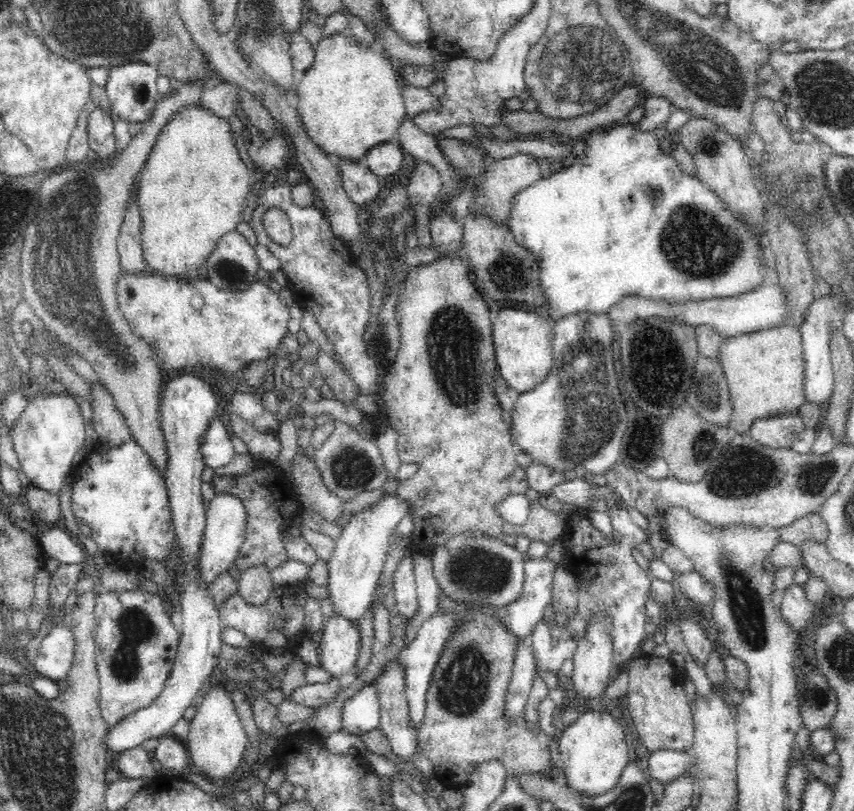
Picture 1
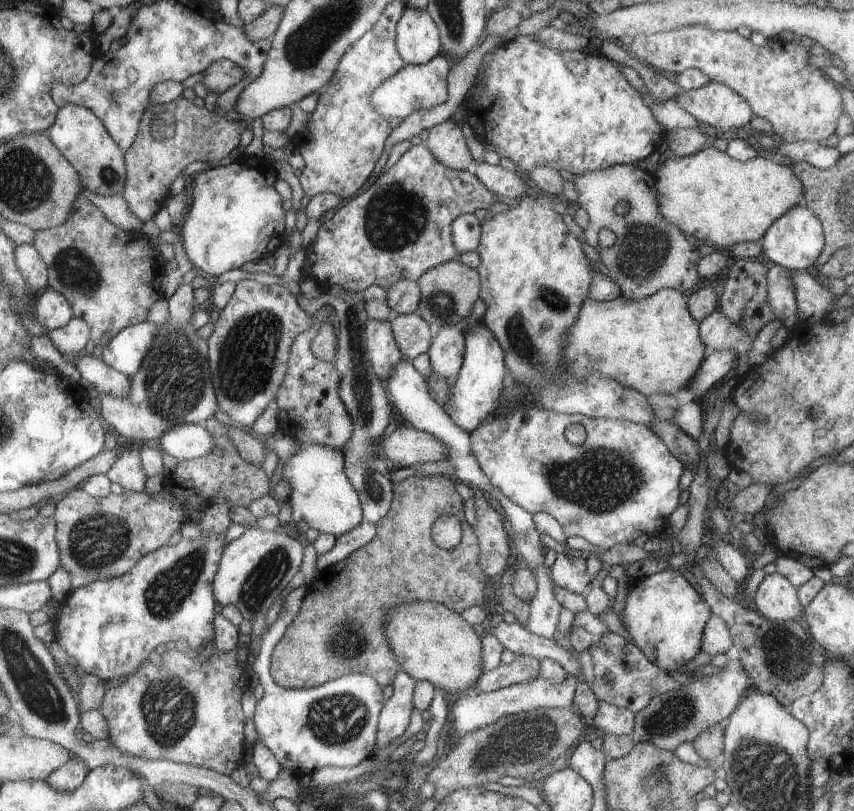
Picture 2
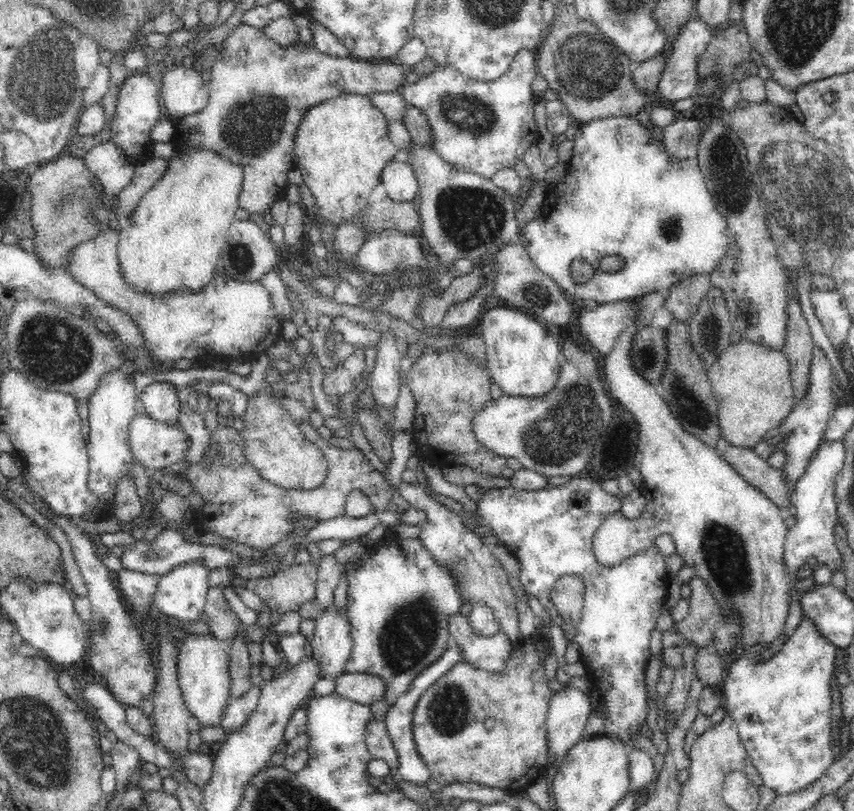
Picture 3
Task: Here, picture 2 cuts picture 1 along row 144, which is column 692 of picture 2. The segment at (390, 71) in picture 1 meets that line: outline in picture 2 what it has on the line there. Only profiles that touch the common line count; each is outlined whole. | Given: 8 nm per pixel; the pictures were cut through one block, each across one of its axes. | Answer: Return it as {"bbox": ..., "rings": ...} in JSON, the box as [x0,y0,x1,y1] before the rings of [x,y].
{"bbox":[563,289,706,397],"rings":[[[662,289],[641,299],[627,299],[621,294],[611,301],[584,302],[577,321],[567,330],[563,362],[577,379],[598,373],[649,397],[685,389],[700,370],[706,353],[700,323],[689,311],[688,295]]]}

